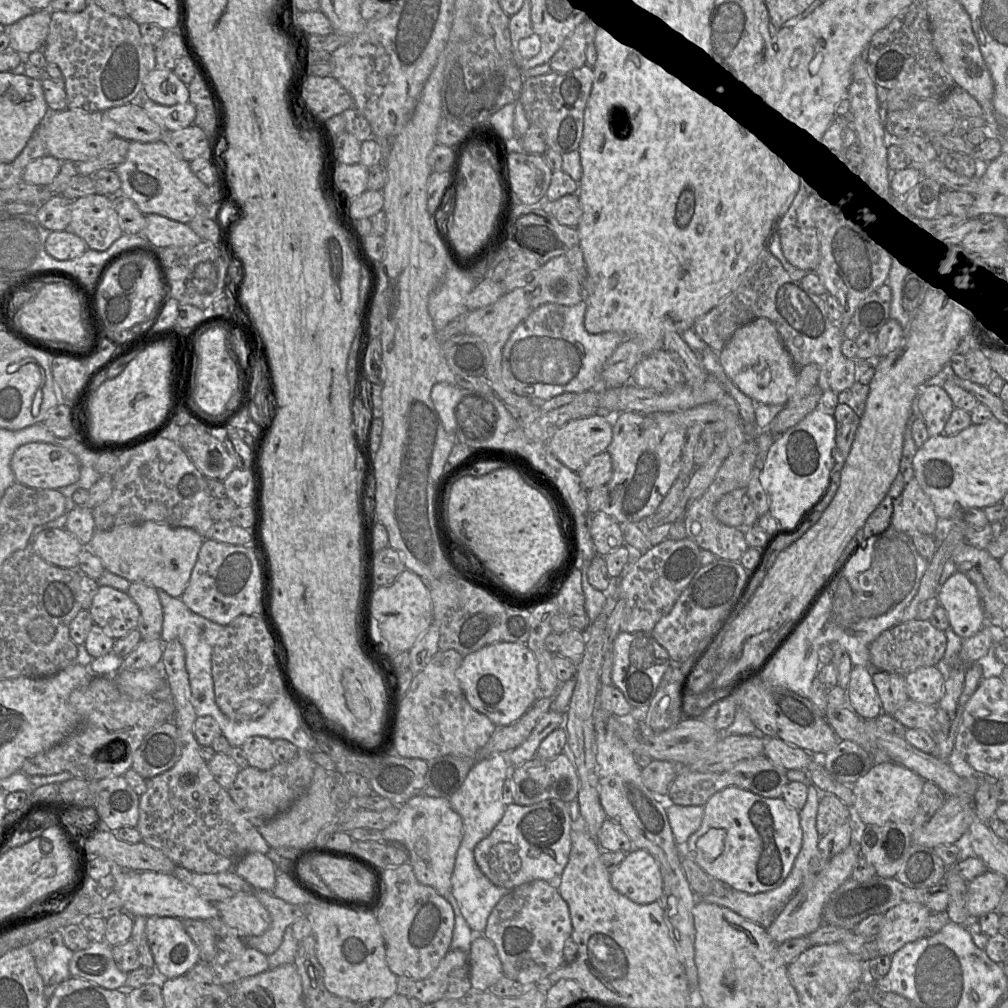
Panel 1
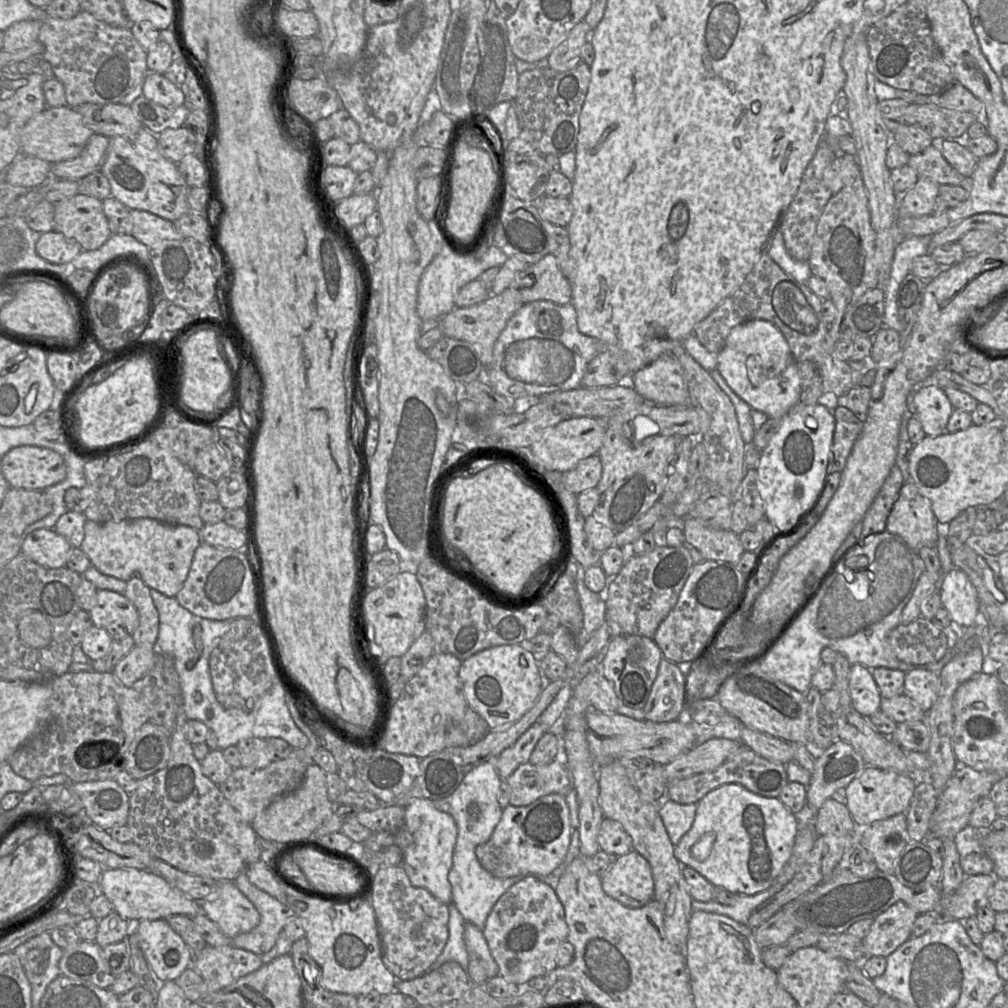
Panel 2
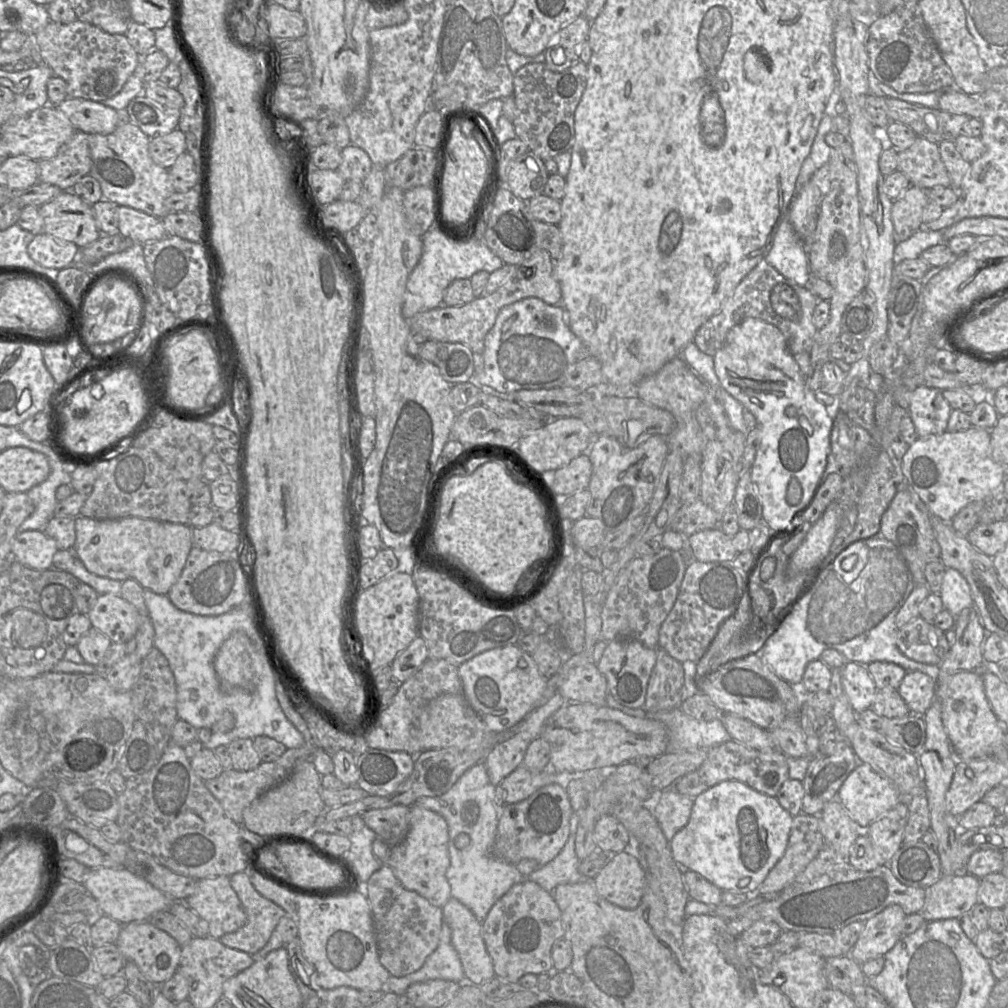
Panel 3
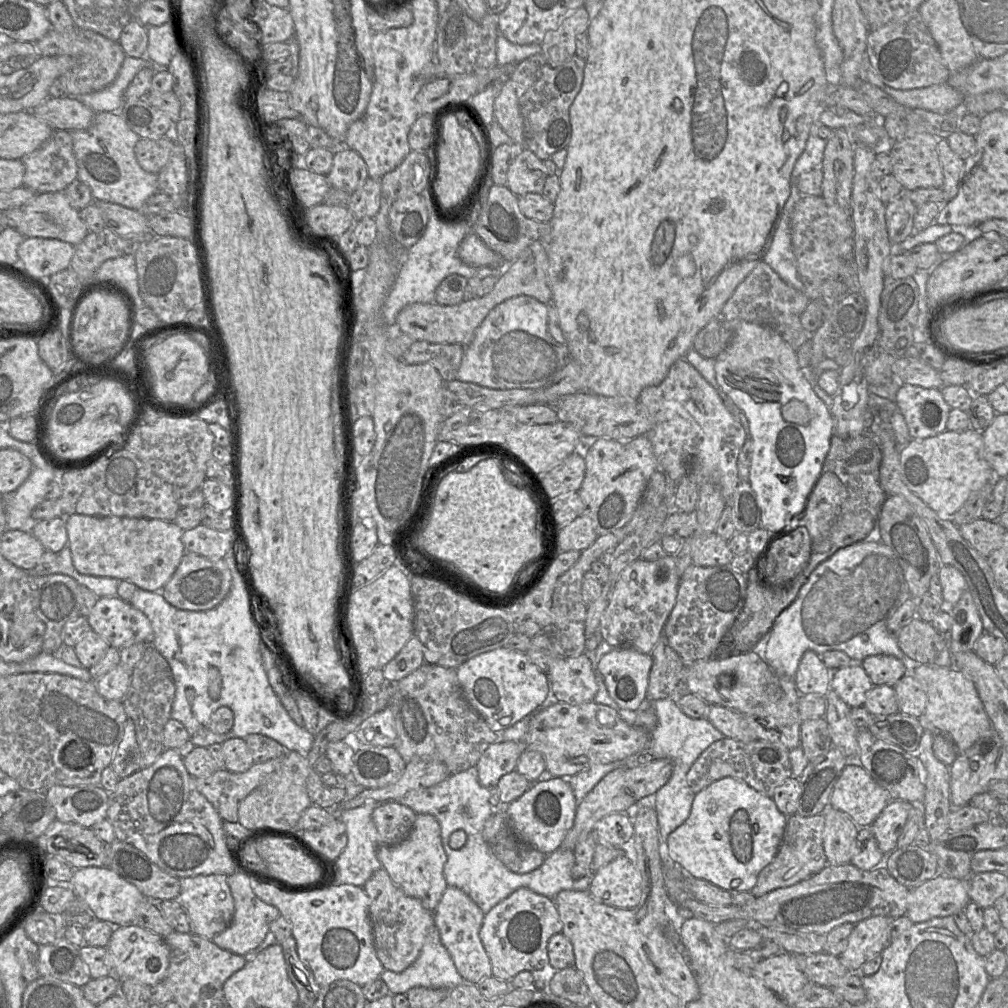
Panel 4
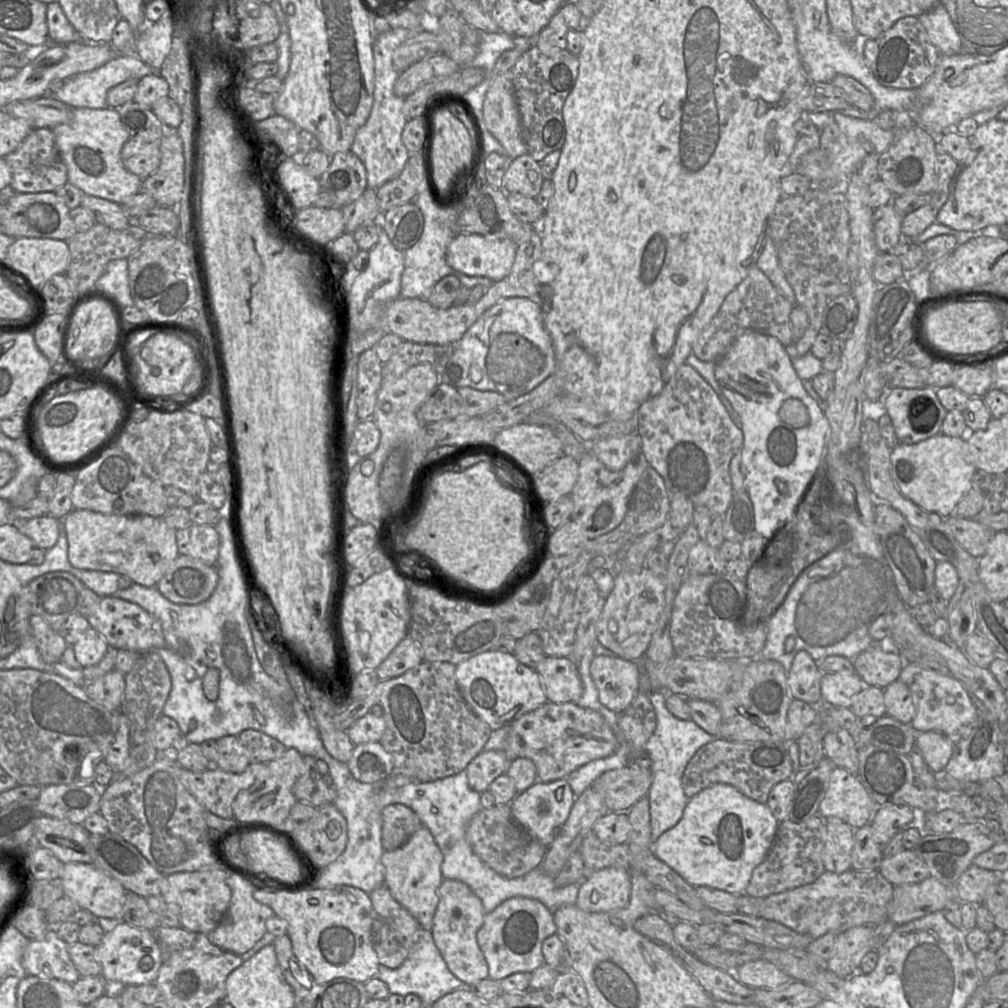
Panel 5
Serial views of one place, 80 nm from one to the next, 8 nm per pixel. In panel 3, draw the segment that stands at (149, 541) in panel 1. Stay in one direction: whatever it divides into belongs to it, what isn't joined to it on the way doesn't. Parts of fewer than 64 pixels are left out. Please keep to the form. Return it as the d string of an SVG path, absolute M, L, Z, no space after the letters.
M79 515L75 517L76 541L71 549L89 572L119 581L134 579L144 589L167 595L194 547L192 528L197 527L141 517L100 520Z

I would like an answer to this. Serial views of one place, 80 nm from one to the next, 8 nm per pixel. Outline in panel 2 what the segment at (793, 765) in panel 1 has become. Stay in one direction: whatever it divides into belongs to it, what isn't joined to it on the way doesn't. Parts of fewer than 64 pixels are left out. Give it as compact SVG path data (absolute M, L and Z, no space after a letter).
M744 726L740 741L765 759L786 764L794 760L791 743Z

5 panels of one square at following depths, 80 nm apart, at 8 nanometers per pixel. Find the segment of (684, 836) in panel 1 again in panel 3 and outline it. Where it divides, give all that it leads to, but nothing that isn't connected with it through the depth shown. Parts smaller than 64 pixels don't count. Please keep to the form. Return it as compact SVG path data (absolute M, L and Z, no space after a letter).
M673 787L662 791L655 809L655 818L669 843L688 823L694 799L695 797L680 794Z

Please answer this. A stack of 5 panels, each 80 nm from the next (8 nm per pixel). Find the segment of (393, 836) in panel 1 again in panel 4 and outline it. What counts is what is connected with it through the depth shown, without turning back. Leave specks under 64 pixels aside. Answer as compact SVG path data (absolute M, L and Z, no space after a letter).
M417 814L408 837L399 844L379 844L376 854L392 882L406 895L418 899L424 908L434 912L440 898L448 887L443 875L447 856L441 839L439 821L430 814Z

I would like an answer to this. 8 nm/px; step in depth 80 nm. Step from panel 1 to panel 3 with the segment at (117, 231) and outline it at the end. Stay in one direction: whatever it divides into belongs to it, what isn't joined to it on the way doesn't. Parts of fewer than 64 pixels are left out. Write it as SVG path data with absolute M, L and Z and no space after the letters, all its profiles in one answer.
M72 188L39 206L39 213L44 220L43 233L73 242L80 248L101 236L92 204L75 195Z

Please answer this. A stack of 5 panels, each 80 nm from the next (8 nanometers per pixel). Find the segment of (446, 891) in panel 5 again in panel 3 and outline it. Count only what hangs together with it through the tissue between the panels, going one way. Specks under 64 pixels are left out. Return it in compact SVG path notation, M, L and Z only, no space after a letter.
M453 897L442 906L442 913L466 980L480 986L494 978L493 961L482 937L482 923L469 908Z

